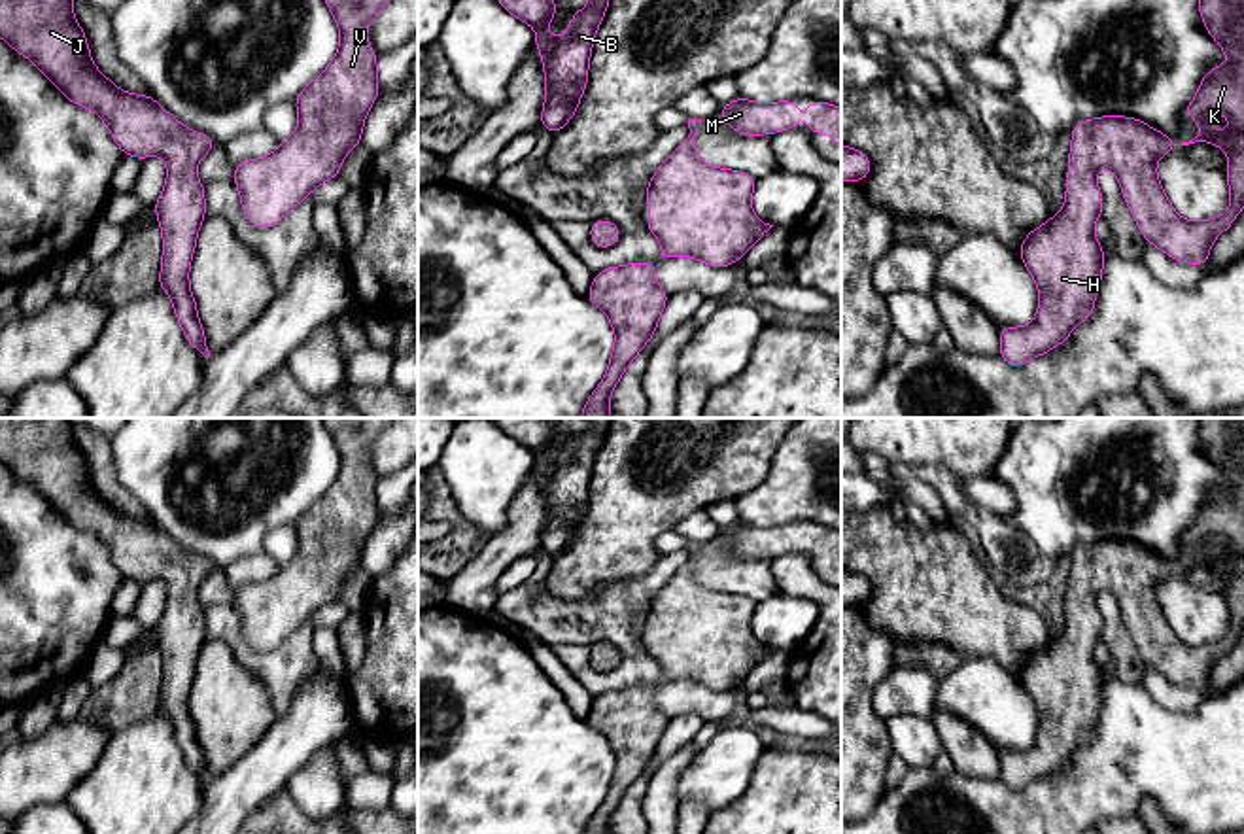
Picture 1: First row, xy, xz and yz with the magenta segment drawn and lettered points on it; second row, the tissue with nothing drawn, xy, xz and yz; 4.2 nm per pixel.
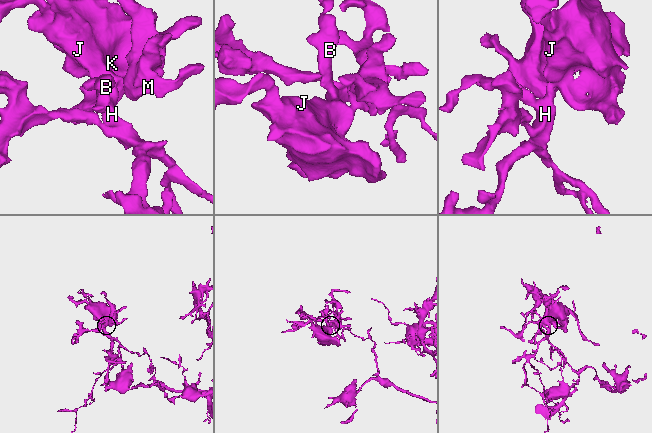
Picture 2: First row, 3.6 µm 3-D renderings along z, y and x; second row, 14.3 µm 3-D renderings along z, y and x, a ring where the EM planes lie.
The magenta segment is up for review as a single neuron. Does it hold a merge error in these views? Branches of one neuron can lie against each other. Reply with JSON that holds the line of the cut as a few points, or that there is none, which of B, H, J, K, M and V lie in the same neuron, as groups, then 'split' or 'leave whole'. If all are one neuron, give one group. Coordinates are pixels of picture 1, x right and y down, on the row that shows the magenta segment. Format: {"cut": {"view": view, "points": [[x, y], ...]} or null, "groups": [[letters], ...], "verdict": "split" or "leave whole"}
{"cut": null, "groups": [["B", "H", "J", "K", "M", "V"]], "verdict": "leave whole"}

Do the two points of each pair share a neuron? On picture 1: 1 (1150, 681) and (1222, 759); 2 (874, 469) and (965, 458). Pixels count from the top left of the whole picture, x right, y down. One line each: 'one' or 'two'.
1: two
2: two

